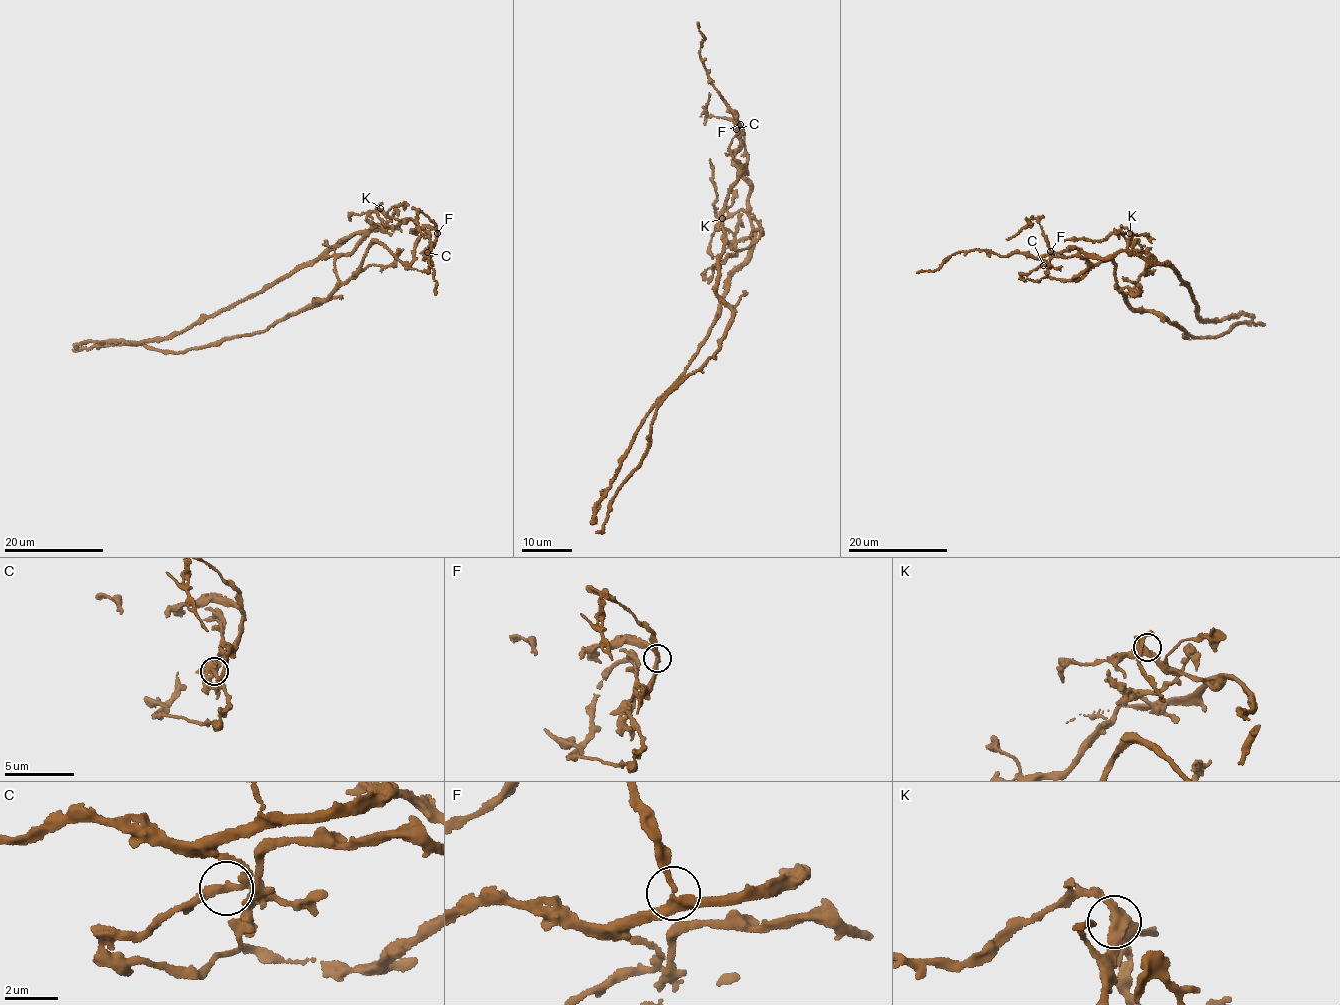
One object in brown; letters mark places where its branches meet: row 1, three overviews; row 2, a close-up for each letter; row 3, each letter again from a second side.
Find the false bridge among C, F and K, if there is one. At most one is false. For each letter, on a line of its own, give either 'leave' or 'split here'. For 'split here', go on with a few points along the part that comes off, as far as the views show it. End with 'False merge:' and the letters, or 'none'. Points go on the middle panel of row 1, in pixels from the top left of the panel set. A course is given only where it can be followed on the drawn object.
C: split here; foreign part runs (736, 130), (750, 250), (696, 353), (643, 418), (595, 522)
F: leave
K: leave
False merge: C

